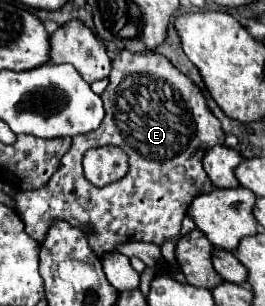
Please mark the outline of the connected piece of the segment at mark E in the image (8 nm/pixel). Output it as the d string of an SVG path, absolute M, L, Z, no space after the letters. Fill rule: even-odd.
M126 50L118 52L116 58L112 60L112 72L108 80L110 82L102 92L104 110L106 110L102 124L94 132L72 138L70 150L62 156L58 170L54 172L54 176L44 188L16 192L18 212L26 226L26 232L38 242L44 240L50 222L60 218L78 228L90 224L94 228L94 236L88 236L88 242L98 256L114 250L116 244L124 244L124 242L162 244L164 240L170 240L180 234L182 220L186 216L186 208L190 206L190 200L194 200L198 192L208 192L212 188L202 168L202 156L208 148L216 144L224 144L224 132L220 128L218 118L208 110L202 90L196 84L190 84L190 80L182 76L182 72L178 72L170 64L170 60L166 60L156 52L142 52L142 54L134 54ZM106 144L118 146L128 154L130 170L122 180L104 188L96 188L84 178L82 156L88 148L100 148Z

